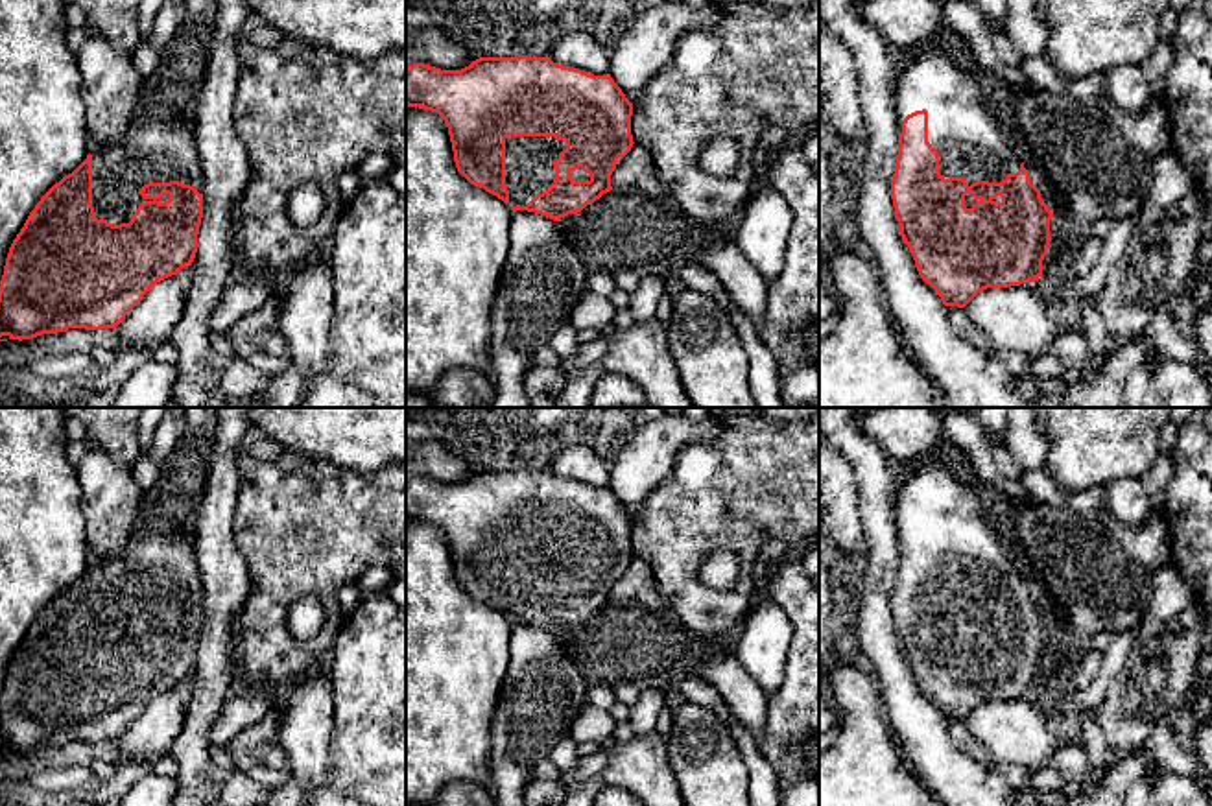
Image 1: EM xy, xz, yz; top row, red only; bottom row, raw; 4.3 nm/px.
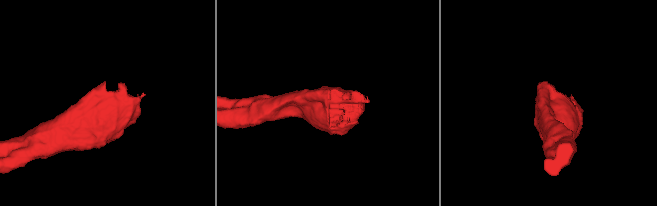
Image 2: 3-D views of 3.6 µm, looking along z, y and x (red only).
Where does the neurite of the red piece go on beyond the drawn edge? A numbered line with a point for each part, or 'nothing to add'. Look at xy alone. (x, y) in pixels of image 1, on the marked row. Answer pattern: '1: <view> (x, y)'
1: xy (154, 150)

